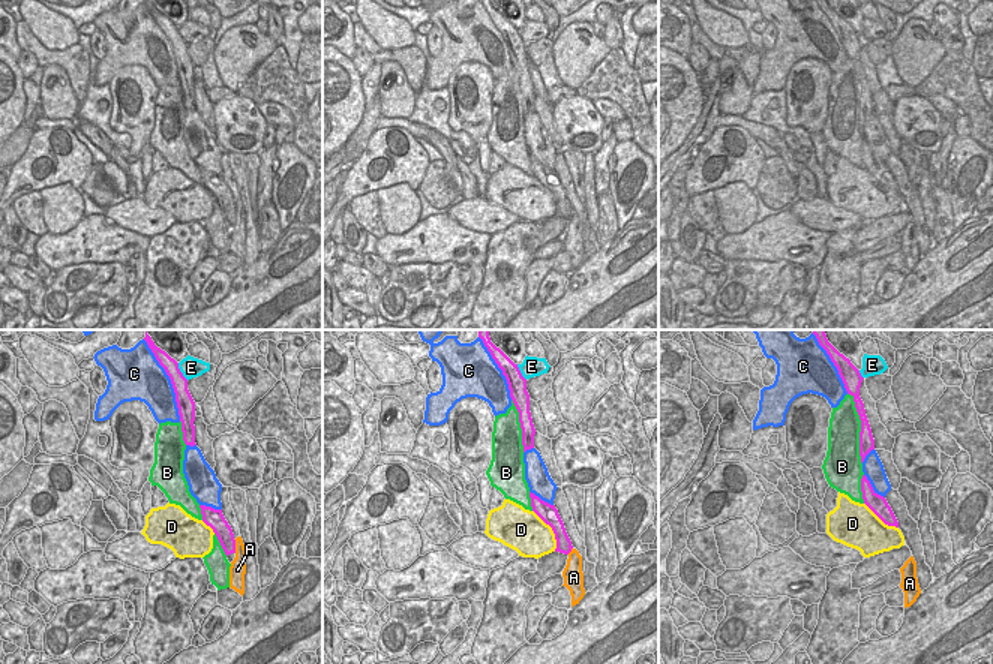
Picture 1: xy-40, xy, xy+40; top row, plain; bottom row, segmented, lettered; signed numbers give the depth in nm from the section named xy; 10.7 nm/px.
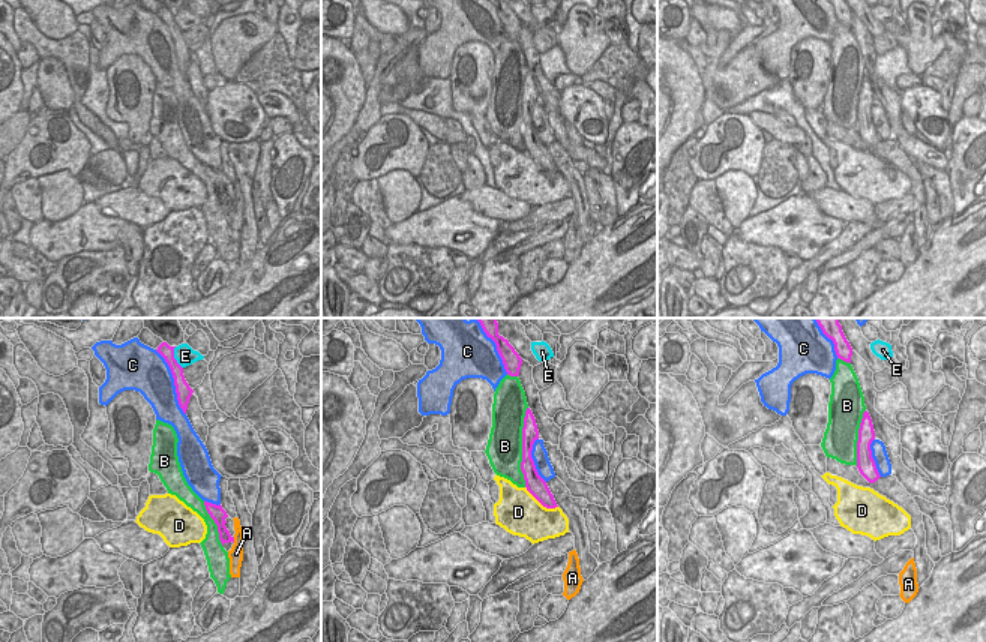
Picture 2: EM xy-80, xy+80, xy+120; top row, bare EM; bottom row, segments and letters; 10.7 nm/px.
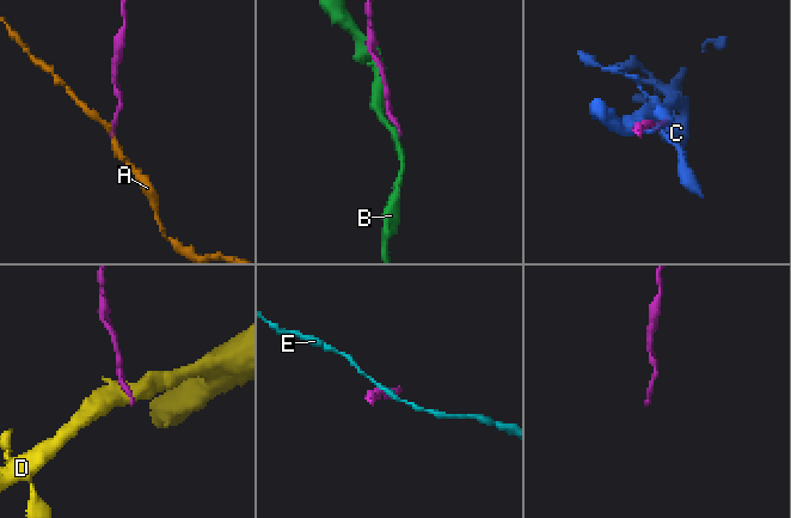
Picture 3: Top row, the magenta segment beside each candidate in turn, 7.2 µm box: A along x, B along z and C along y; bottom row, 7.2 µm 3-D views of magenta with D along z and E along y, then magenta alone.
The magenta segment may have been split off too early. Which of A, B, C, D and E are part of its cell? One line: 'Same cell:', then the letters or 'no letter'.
Same cell: no letter

